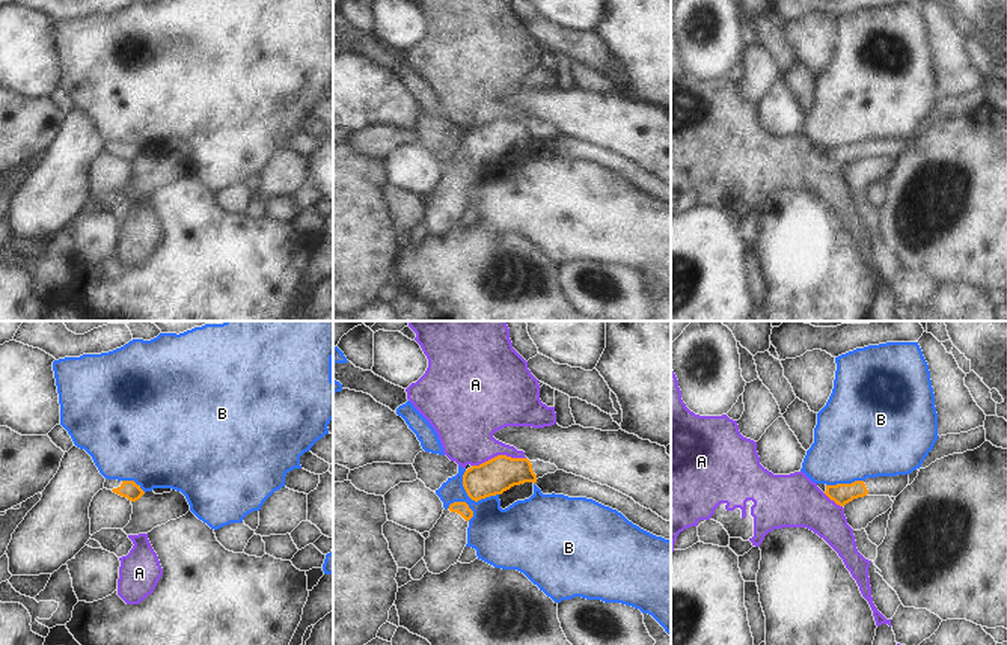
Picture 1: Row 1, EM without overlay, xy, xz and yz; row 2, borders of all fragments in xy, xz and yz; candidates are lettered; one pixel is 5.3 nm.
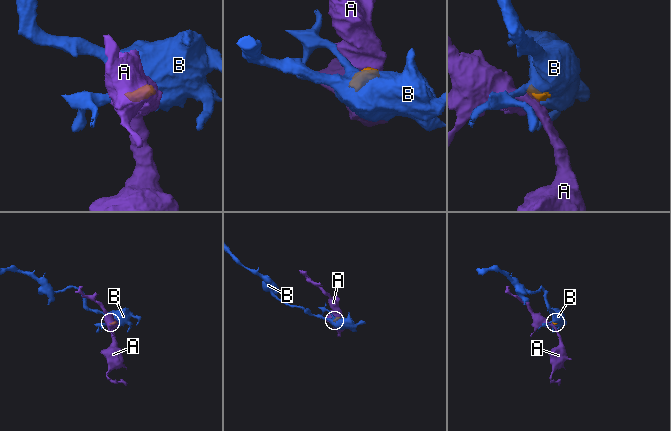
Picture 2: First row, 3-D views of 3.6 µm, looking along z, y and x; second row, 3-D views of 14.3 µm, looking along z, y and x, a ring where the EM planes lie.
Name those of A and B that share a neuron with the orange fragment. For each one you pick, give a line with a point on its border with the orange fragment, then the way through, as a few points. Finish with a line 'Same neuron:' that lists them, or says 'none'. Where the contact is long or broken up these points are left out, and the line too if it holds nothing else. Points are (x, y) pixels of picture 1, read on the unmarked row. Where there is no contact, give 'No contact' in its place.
Same neuron: none

